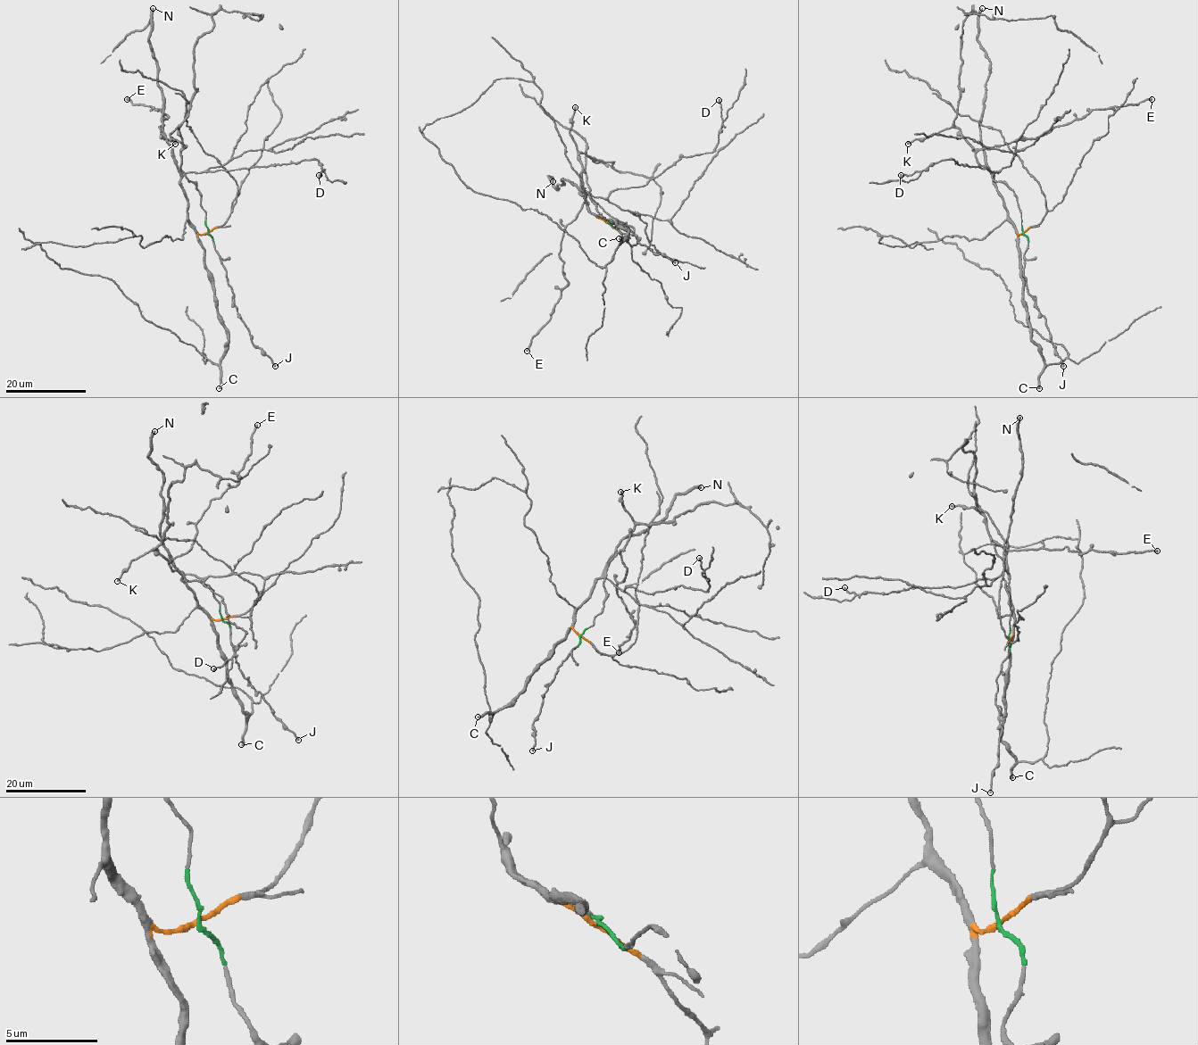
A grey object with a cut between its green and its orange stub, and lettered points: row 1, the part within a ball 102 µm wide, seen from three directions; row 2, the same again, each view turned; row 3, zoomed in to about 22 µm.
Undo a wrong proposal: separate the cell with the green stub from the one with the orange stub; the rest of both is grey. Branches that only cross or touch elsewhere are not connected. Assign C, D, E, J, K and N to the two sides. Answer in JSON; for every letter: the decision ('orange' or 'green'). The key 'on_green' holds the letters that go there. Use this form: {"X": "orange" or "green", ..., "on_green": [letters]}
{"C": "orange", "D": "orange", "E": "green", "J": "green", "K": "green", "N": "orange", "on_green": ["E", "J", "K"]}

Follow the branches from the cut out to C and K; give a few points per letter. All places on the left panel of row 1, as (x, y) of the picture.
C: (207, 232), (198, 234), (197, 240), (203, 249), (203, 267), (212, 284), (218, 319), (228, 339), (219, 388)
K: (207, 232), (200, 194), (180, 168), (182, 144), (179, 128), (170, 134), (175, 144)

